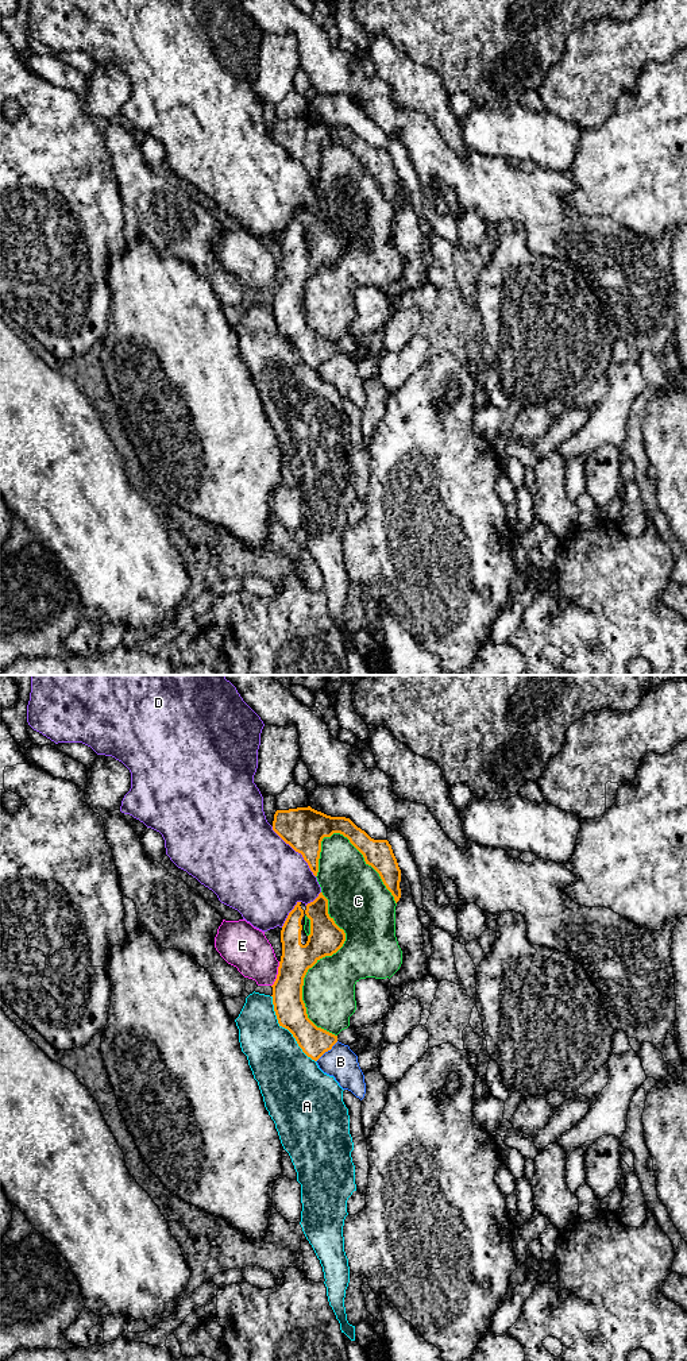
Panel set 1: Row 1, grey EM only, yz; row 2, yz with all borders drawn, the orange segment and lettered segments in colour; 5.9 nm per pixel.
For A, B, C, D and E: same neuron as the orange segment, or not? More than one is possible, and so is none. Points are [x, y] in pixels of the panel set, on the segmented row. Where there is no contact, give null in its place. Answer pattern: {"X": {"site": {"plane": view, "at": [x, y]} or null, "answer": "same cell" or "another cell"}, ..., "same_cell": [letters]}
{"A": {"site": {"plane": "yz", "at": [286, 1028]}, "answer": "another cell"}, "B": {"site": {"plane": "yz", "at": [327, 1051]}, "answer": "another cell"}, "C": {"site": {"plane": "yz", "at": [313, 964]}, "answer": "another cell"}, "D": {"site": {"plane": "yz", "at": [297, 851]}, "answer": "another cell"}, "E": {"site": {"plane": "yz", "at": [278, 974]}, "answer": "another cell"}, "same_cell": []}

